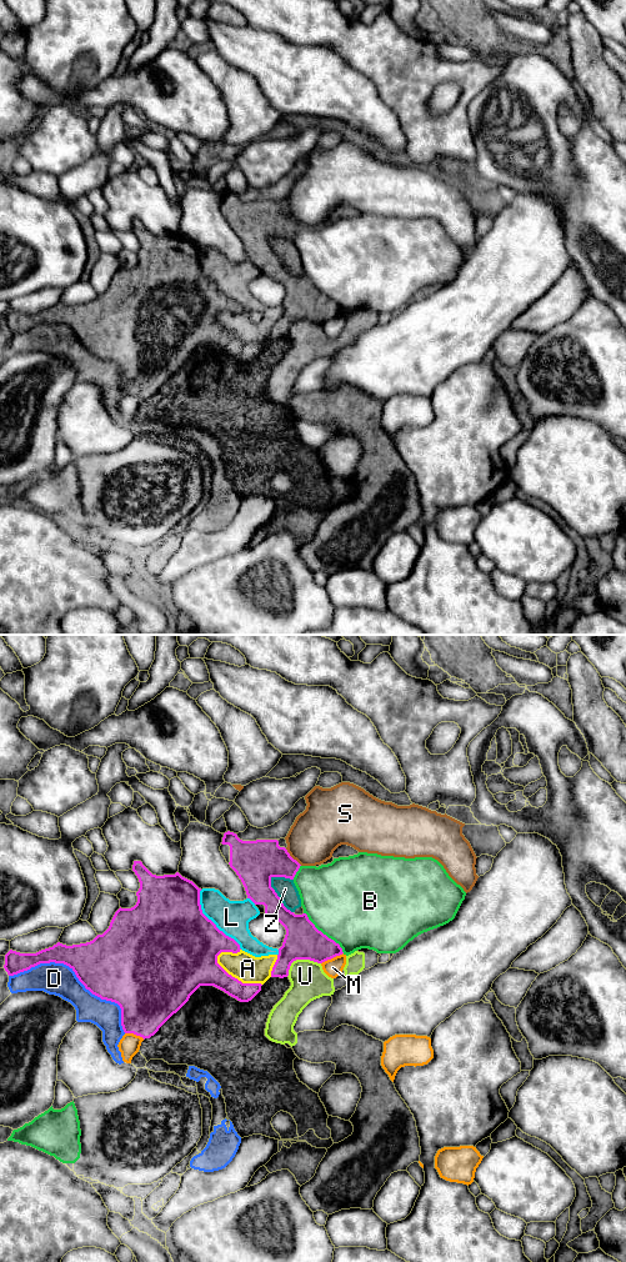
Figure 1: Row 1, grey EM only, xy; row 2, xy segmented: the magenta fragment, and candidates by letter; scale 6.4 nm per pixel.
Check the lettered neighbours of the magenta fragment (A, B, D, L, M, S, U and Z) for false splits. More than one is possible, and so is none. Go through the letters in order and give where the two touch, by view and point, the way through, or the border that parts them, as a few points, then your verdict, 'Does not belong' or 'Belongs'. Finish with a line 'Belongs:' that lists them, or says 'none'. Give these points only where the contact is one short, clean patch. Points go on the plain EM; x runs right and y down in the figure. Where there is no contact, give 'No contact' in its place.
A: Touches magenta at xy (236, 339). Does not belong
B: Touches magenta at xy (322, 294). Does not belong
D: Touches magenta at xy (76, 336). Does not belong
L: Touches magenta at xy (211, 281). Does not belong
M: Touches magenta at xy (331, 317). Does not belong
S: Touches magenta at xy (291, 218). Does not belong
U: Touches magenta at xy (299, 319). Does not belong
Z: Touches magenta at xy (276, 255). Does not belong
Belongs: none

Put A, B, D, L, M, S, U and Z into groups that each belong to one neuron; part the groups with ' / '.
A D L U Z / B / M / S

